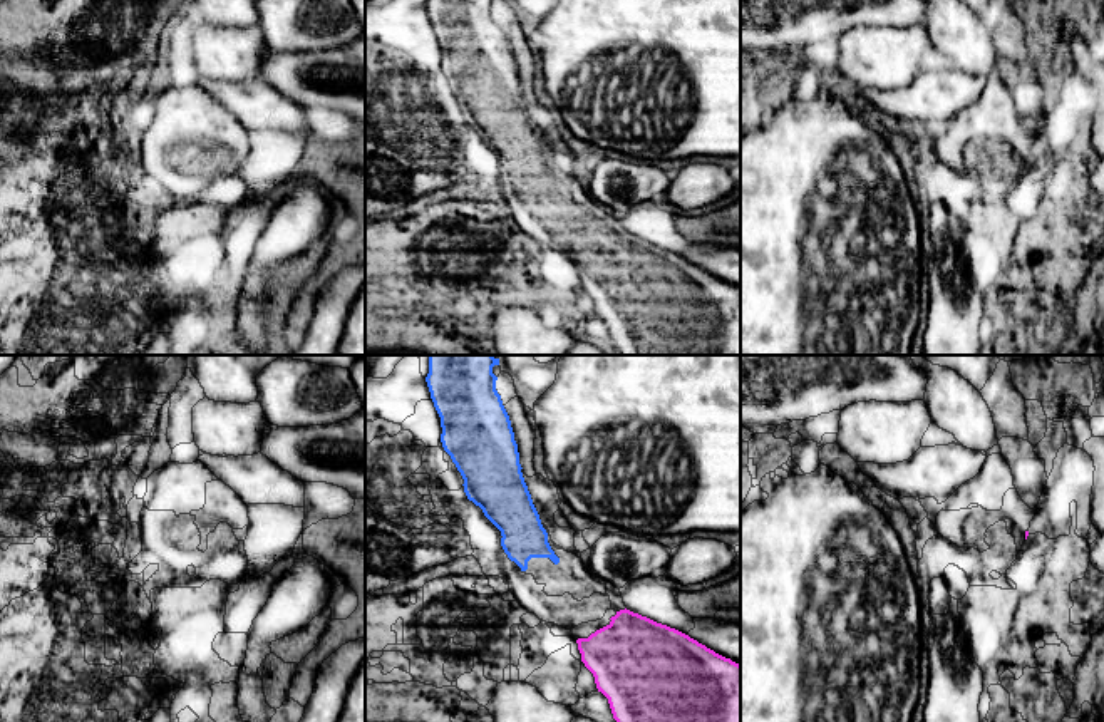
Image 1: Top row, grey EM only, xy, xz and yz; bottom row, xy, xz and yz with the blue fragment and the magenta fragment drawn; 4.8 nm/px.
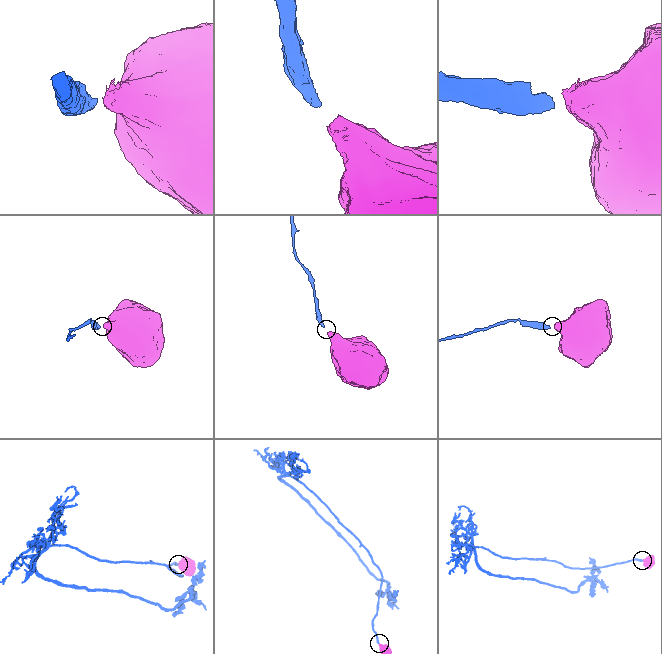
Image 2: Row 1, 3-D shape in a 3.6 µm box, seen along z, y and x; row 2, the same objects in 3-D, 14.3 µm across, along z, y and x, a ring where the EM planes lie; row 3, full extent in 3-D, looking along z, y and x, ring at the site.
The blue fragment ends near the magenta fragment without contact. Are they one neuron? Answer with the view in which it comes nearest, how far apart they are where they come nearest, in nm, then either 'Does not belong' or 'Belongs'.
Closest in xz. Distance 360 nm. Belongs

